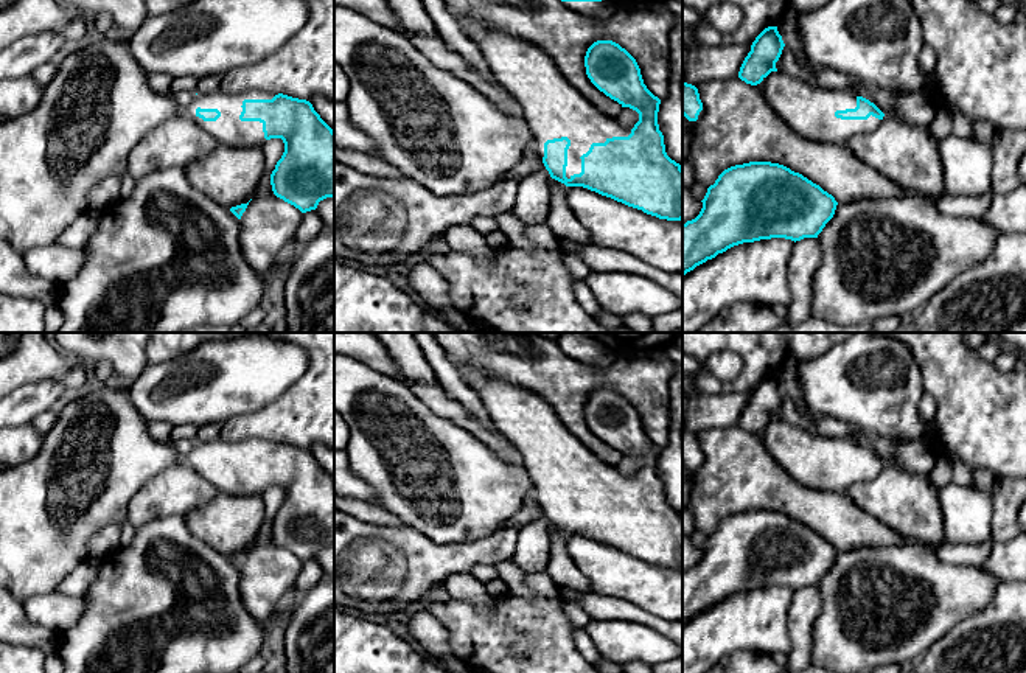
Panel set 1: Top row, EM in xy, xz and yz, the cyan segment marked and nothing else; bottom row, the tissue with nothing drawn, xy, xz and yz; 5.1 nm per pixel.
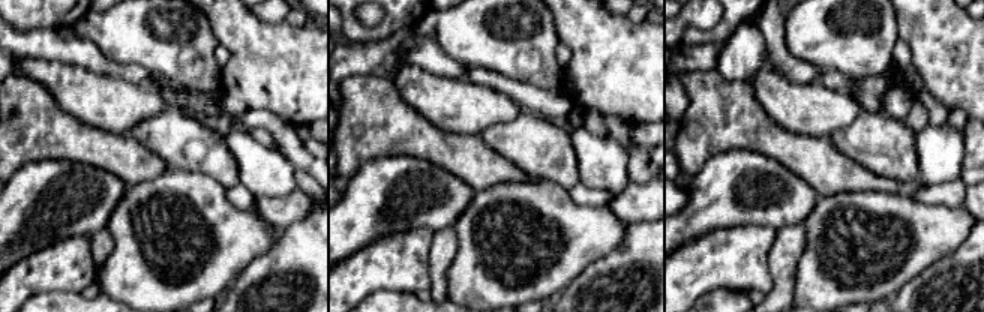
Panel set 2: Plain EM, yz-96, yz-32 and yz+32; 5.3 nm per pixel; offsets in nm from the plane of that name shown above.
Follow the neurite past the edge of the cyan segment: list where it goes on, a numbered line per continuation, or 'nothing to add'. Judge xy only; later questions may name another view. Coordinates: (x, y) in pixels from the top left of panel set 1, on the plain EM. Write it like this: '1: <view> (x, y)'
1: xy (229, 479)

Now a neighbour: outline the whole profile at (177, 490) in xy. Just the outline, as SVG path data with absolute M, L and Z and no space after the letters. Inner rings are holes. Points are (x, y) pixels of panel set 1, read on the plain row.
M183 460L154 476L129 502L126 521L135 528L165 516L185 516L218 496L205 480Z

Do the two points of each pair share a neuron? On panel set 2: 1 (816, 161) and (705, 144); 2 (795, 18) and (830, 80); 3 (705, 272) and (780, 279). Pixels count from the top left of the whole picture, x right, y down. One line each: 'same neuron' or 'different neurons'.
1: same neuron
2: different neurons
3: different neurons

